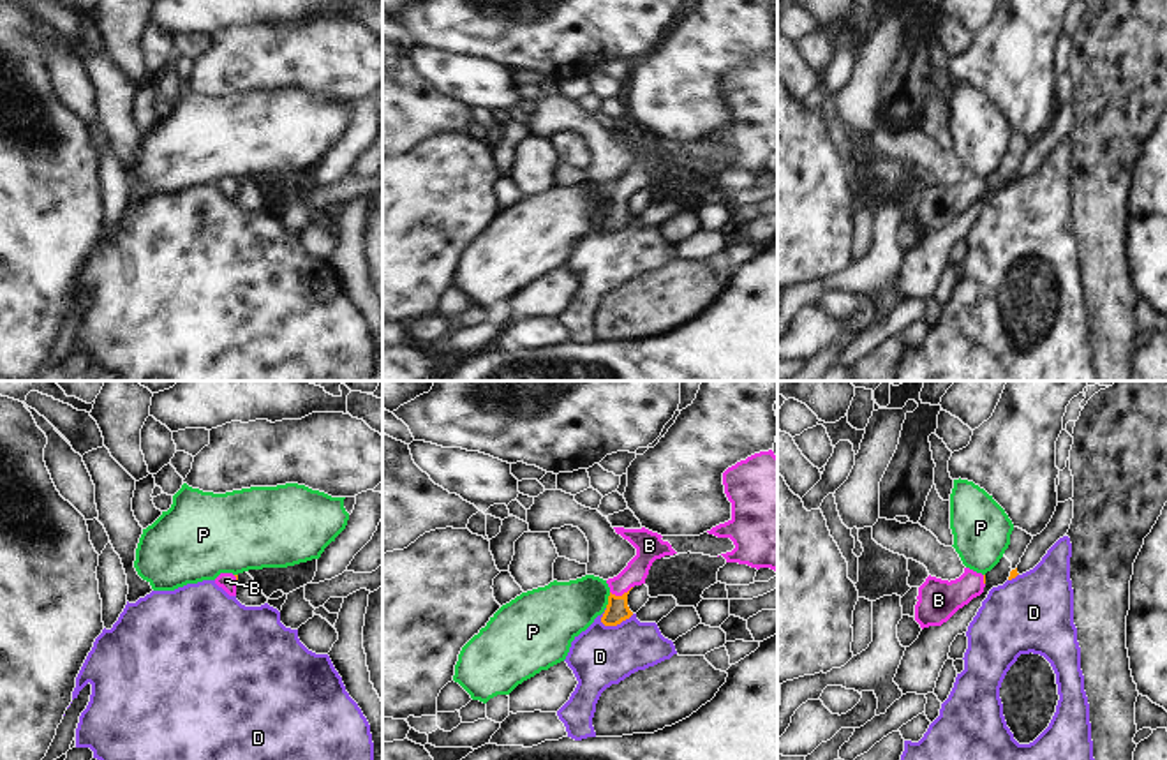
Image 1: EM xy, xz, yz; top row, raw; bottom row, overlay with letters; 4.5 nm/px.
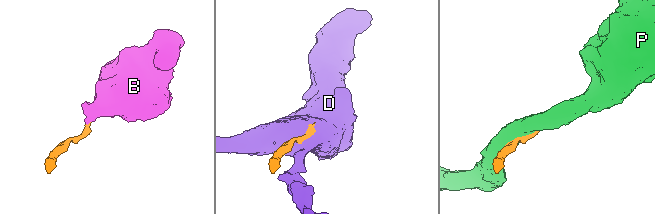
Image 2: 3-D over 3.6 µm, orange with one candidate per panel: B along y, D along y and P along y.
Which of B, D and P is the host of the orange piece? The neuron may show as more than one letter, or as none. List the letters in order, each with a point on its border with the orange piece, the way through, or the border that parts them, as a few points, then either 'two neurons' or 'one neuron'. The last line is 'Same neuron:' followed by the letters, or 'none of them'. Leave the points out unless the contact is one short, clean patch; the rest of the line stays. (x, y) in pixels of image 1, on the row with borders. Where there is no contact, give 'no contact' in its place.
B: contact xz (623, 595); way xz (617, 610), (623, 595), (623, 584), (649, 547); one neuron
D: contact xz (616, 625); border xz (633, 614), (616, 625), (603, 625), (600, 621); two neurons
P: contact xz (609, 600); two neurons
Same neuron: B

